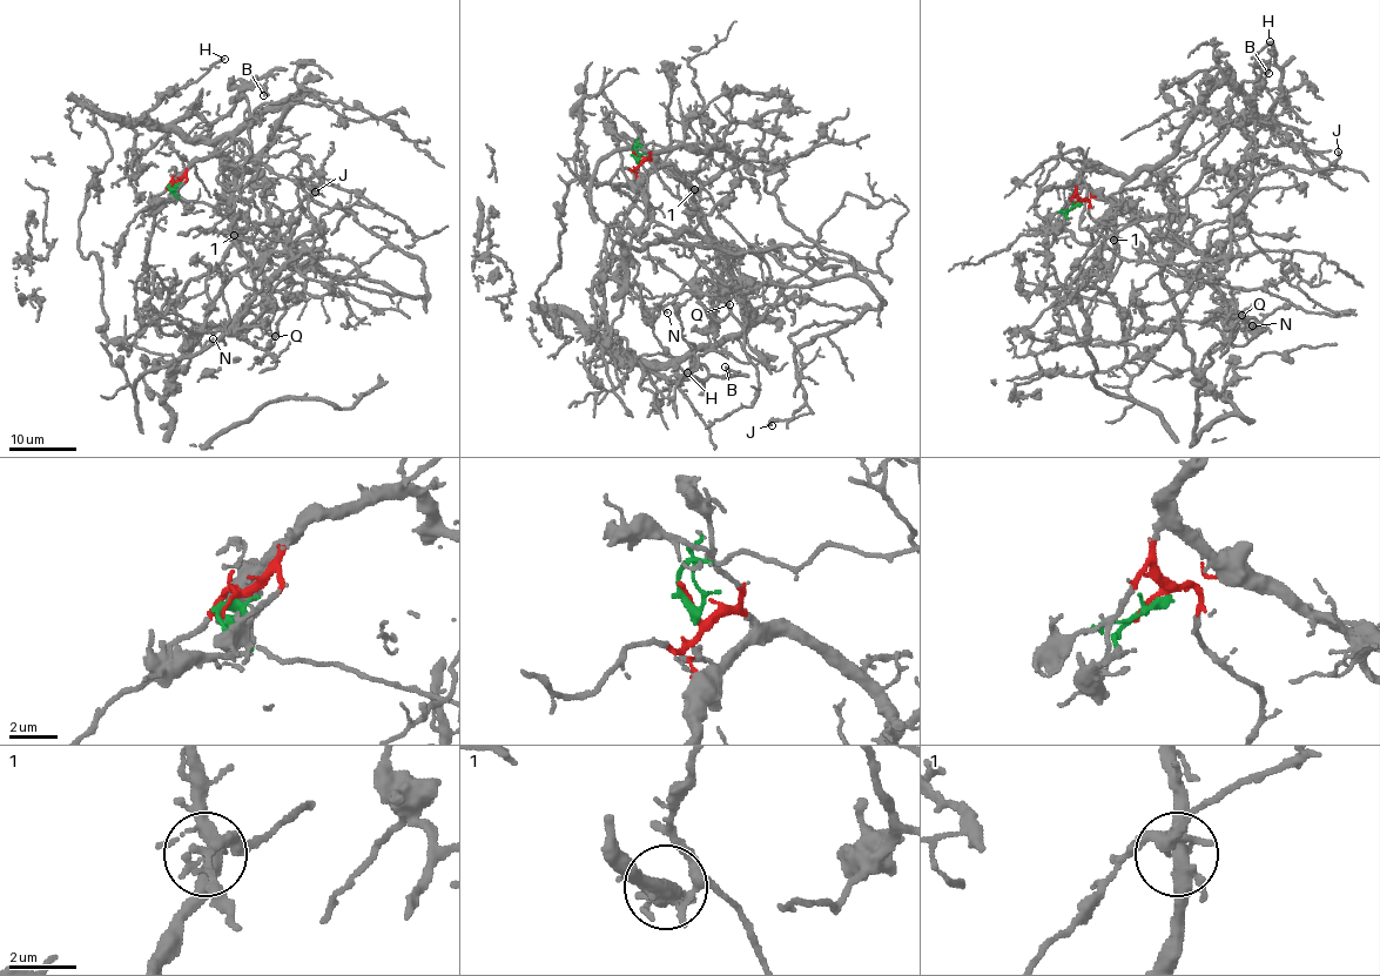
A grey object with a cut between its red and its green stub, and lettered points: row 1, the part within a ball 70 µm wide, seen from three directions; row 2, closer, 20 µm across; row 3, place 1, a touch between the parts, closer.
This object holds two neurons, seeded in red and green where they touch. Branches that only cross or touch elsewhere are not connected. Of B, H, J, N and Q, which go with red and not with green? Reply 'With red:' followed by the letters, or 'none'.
With red: B, H, N, Q

